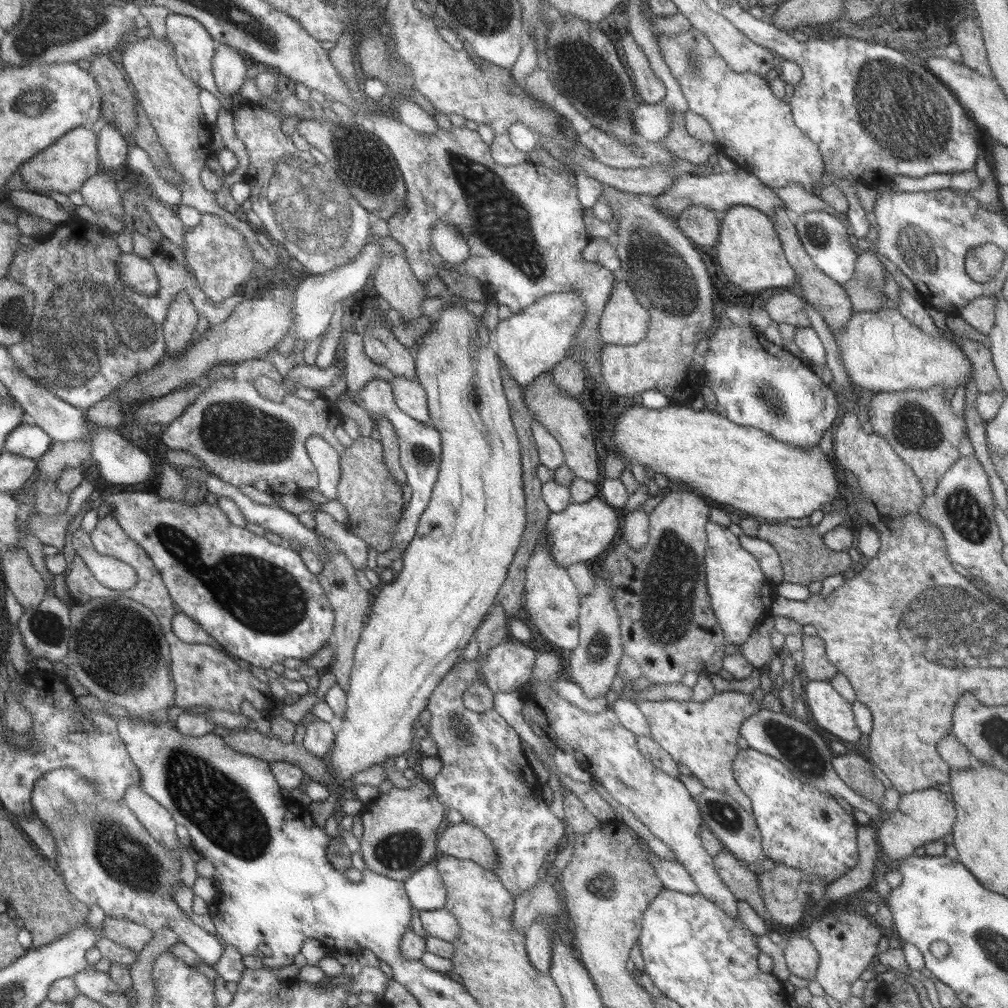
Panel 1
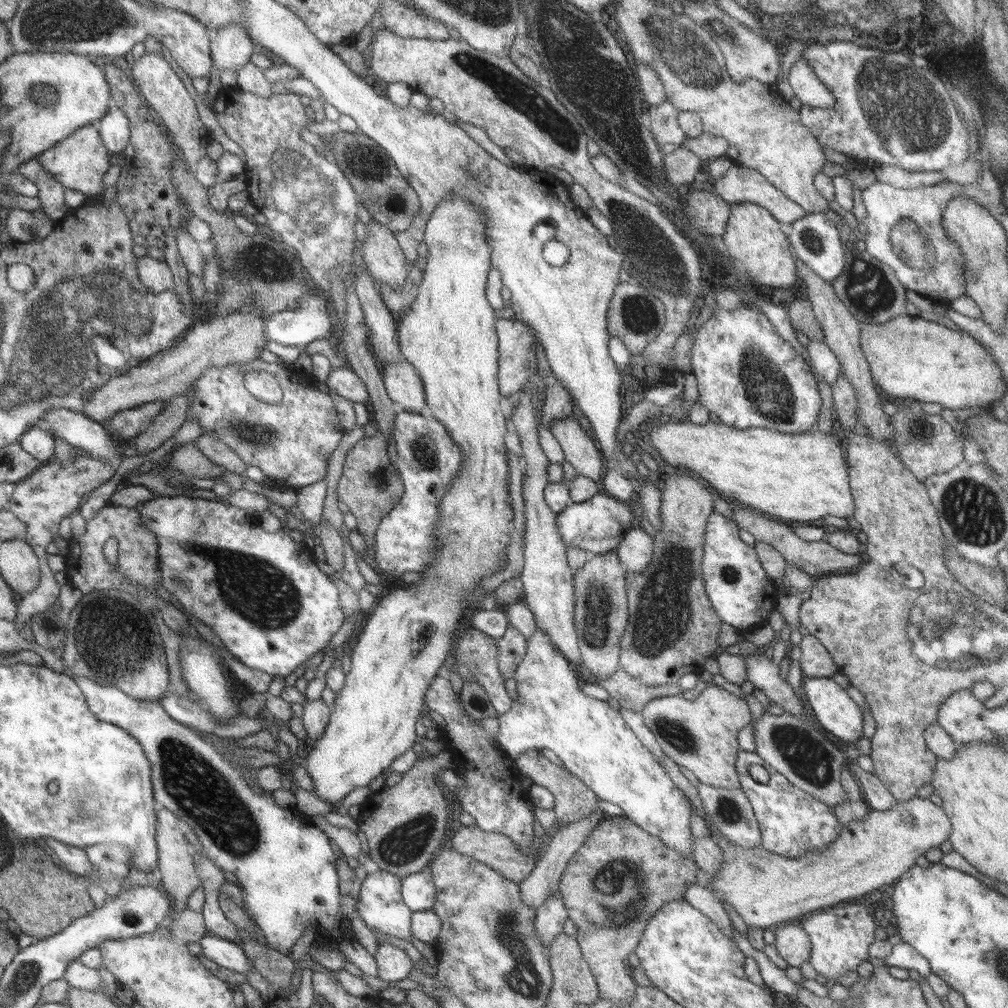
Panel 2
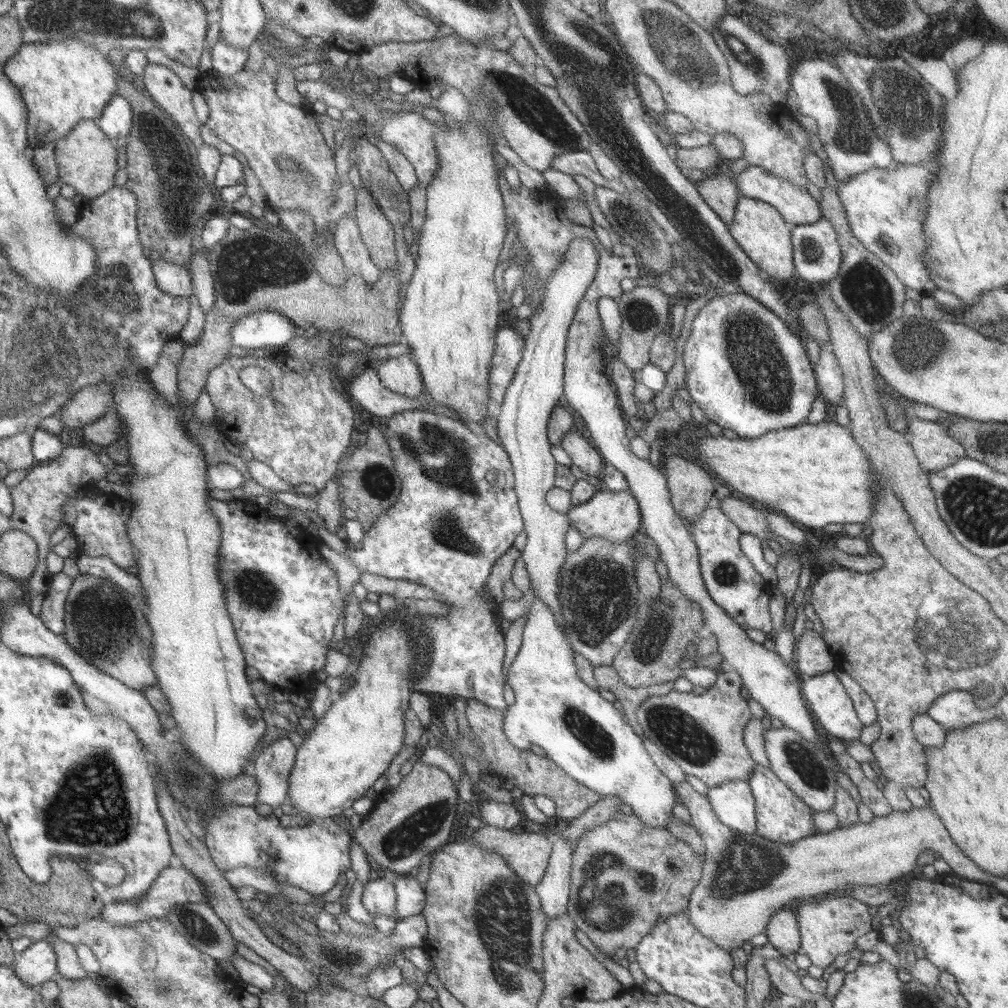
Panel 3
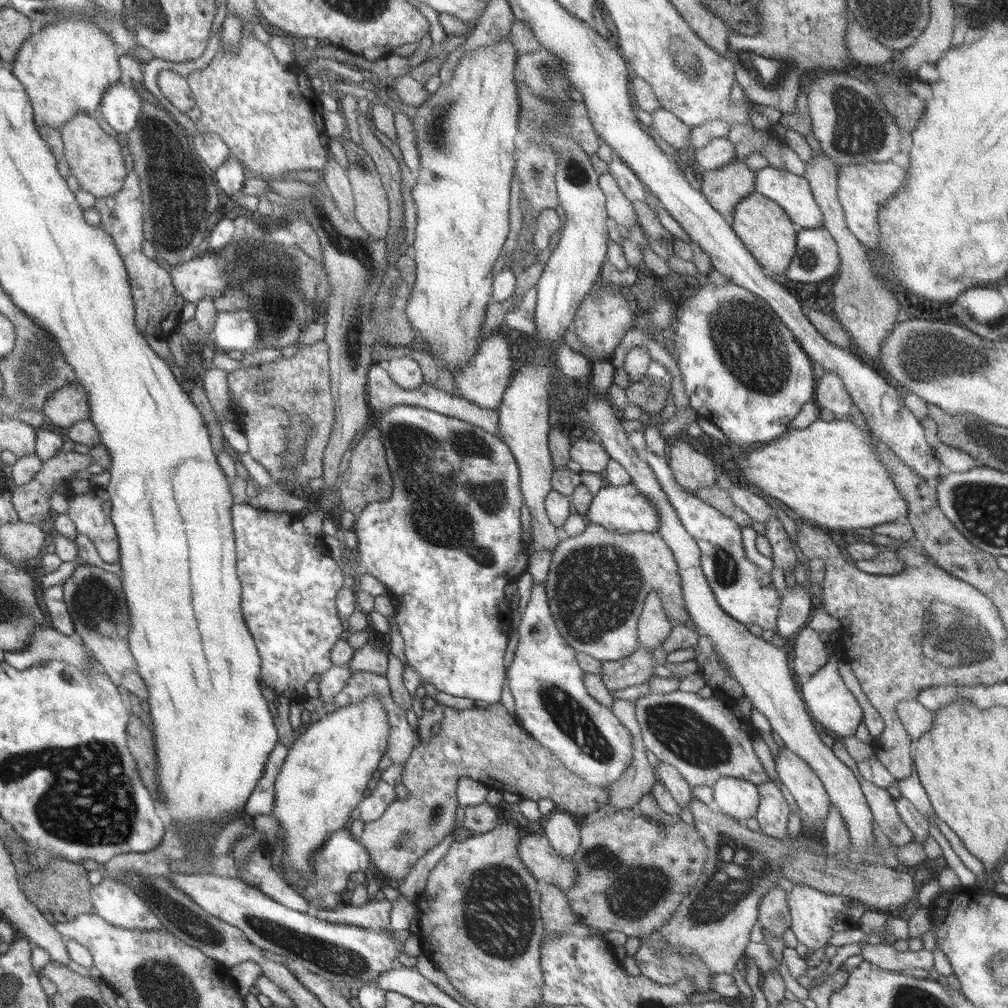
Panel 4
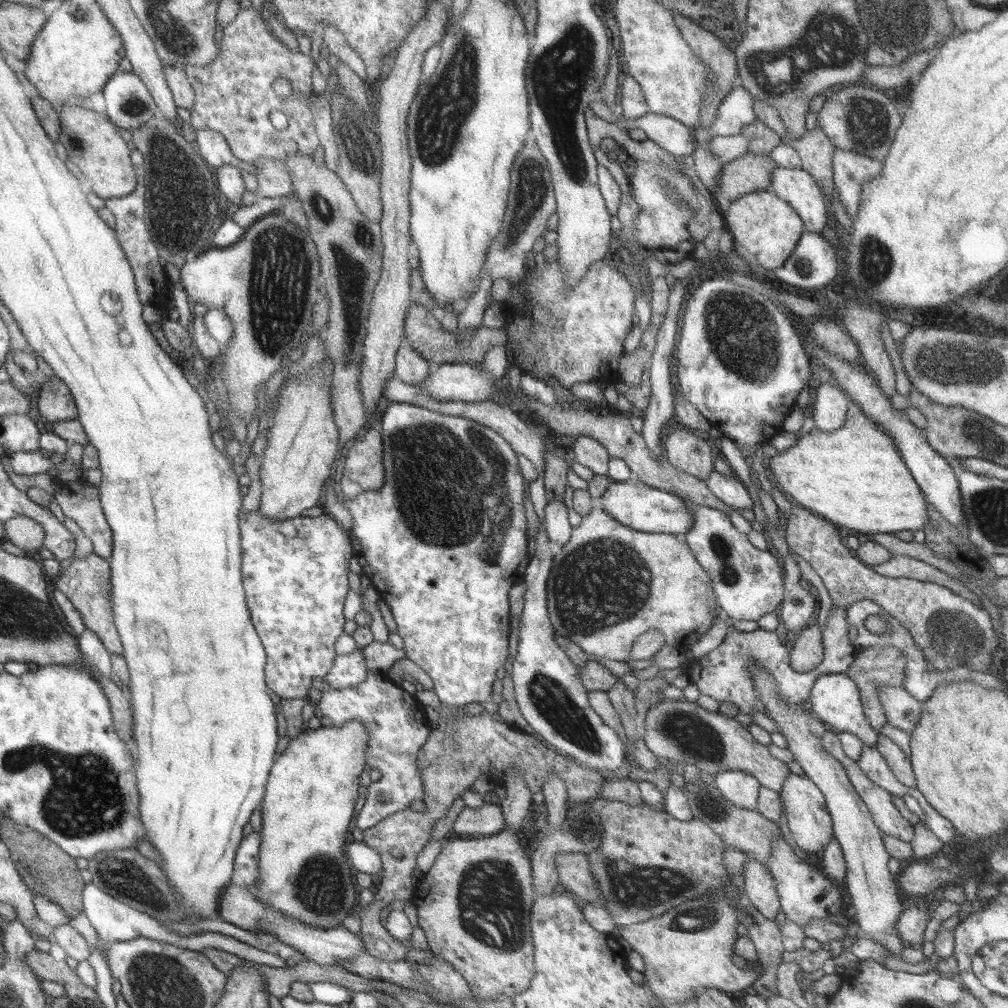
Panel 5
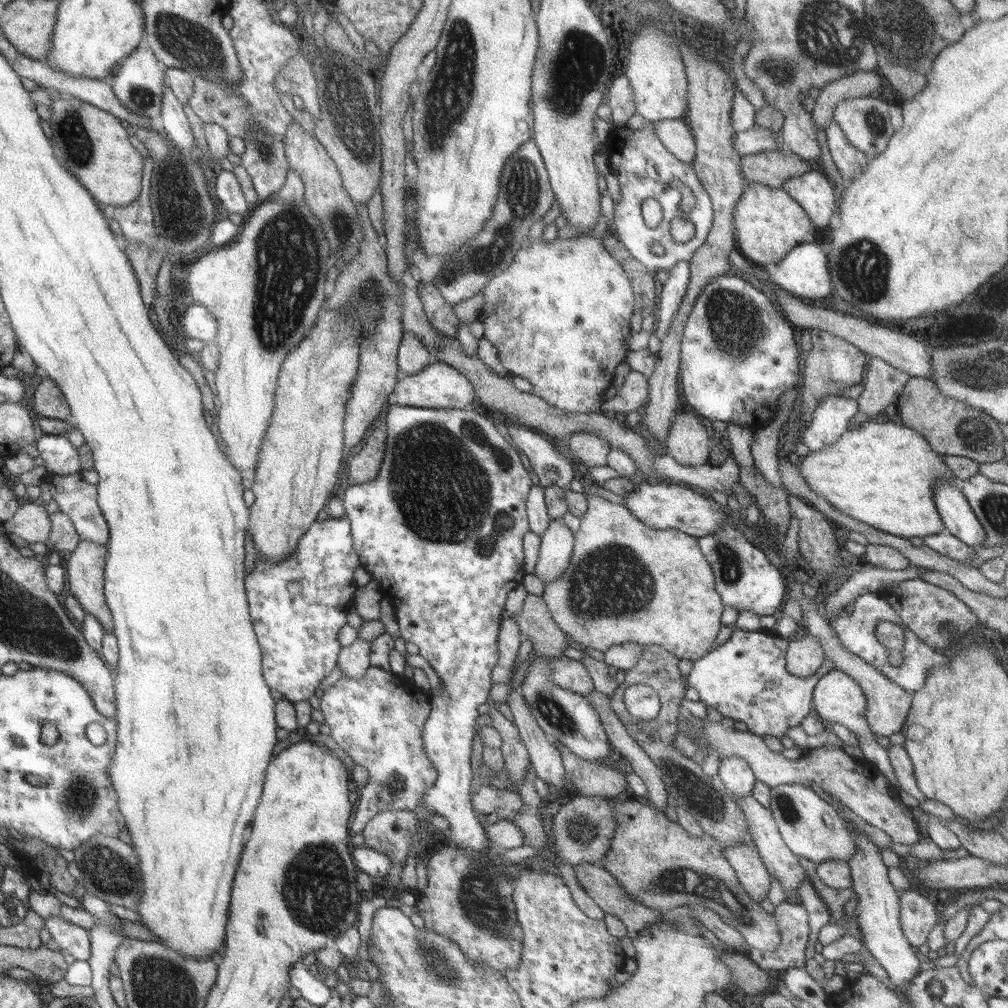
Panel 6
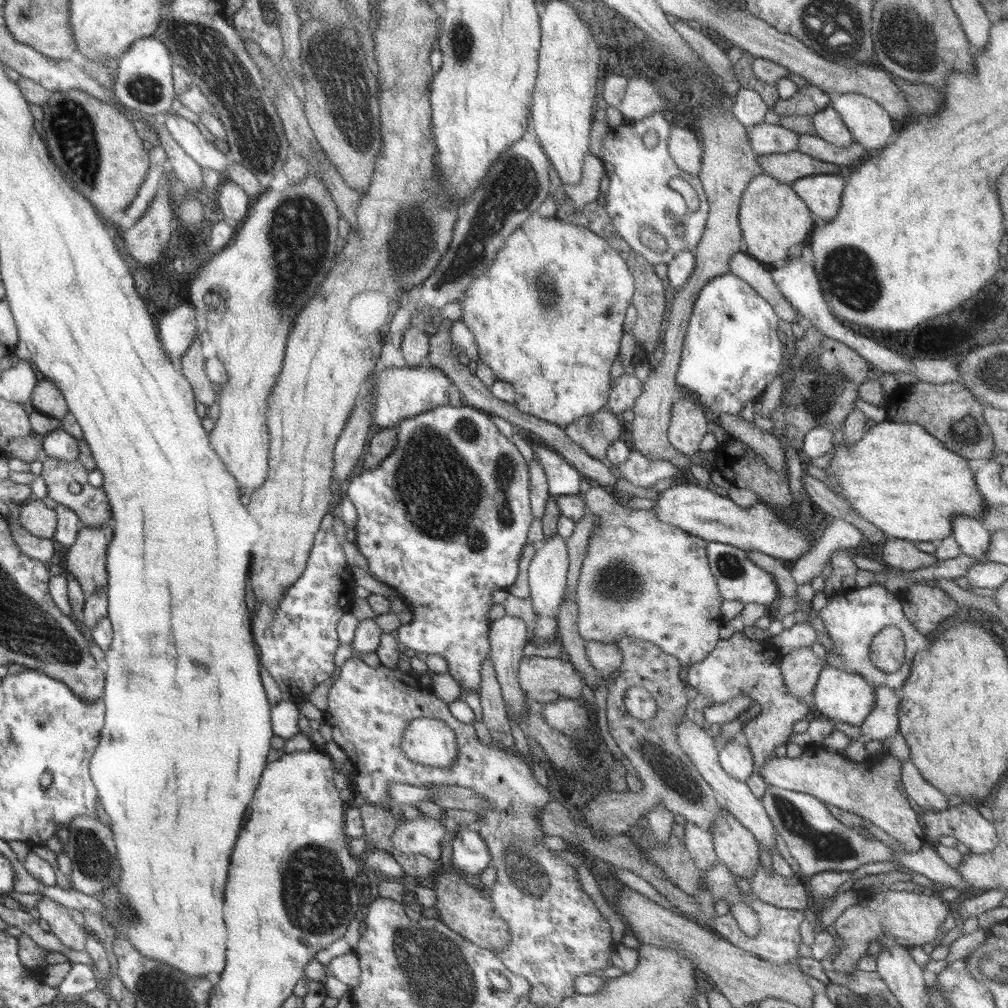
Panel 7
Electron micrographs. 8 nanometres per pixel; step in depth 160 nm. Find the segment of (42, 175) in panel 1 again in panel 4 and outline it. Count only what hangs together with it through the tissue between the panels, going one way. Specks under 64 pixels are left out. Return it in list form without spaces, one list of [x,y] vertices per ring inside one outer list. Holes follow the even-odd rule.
[[[82,113],[58,129],[64,144],[65,169],[76,177],[80,189],[90,192],[96,199],[112,196],[121,190],[126,176],[122,146],[102,130],[94,116]]]

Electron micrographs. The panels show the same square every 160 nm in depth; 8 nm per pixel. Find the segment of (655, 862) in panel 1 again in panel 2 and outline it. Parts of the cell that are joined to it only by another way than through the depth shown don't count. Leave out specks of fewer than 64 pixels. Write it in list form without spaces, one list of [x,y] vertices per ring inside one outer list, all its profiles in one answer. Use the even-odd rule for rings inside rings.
[[[692,883],[684,891],[683,898],[686,899],[694,908],[697,908],[709,916],[721,929],[723,933],[733,940],[733,927],[726,909],[723,904],[706,887],[698,883]]]

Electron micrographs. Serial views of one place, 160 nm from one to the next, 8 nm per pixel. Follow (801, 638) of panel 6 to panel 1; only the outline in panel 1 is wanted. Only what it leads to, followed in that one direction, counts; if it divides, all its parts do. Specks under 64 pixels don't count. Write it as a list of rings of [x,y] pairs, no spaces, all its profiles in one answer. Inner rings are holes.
[[[803,634],[802,652],[804,652],[804,659],[801,665],[810,680],[830,681],[836,676],[837,668],[828,660],[825,642],[818,636]]]

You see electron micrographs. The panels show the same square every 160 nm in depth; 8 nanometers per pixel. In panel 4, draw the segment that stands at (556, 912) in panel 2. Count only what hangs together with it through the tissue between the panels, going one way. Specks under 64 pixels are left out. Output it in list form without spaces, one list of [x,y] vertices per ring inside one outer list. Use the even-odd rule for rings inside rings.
[[[557,808],[544,822],[544,836],[552,842],[553,847],[566,860],[573,858],[579,850],[580,822],[572,815]]]

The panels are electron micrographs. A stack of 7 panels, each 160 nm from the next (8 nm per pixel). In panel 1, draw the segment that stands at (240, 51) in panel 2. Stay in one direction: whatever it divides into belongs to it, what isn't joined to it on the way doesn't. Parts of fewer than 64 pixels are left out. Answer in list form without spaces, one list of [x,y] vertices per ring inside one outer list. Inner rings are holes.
[[[216,43],[217,54],[213,60],[218,91],[224,97],[232,97],[240,91],[247,78],[249,59],[239,50],[227,44]]]

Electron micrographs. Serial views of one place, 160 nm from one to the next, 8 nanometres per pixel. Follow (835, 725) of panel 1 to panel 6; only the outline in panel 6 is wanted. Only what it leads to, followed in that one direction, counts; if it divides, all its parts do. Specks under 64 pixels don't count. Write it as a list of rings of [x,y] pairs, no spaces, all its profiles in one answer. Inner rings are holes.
[[[829,670],[817,681],[812,700],[814,712],[816,712],[822,720],[842,724],[842,726],[854,732],[855,736],[858,738],[859,747],[862,749],[863,755],[865,756],[864,762],[876,768],[896,786],[896,775],[894,774],[887,748],[882,747],[878,743],[877,734],[874,734],[869,727],[865,717],[867,706],[866,696],[857,682],[841,670]]]

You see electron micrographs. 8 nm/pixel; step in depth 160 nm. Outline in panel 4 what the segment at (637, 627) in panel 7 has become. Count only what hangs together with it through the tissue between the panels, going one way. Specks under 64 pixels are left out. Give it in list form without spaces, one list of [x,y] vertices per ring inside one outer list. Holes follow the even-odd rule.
[[[587,523],[586,530],[570,538],[561,537],[560,544],[552,553],[552,564],[545,581],[549,607],[556,618],[561,636],[582,652],[599,661],[613,661],[630,656],[638,646],[637,624],[642,614],[646,594],[658,590],[666,618],[673,626],[686,626],[690,616],[684,606],[682,585],[678,575],[678,563],[662,537],[649,532],[610,532],[599,524]]]

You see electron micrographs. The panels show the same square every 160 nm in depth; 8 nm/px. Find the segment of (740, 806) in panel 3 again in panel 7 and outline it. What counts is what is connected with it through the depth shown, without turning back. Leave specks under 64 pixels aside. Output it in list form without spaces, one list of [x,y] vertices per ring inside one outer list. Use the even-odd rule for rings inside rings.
[[[743,738],[727,742],[718,753],[720,766],[732,777],[746,783],[756,772],[751,748]]]

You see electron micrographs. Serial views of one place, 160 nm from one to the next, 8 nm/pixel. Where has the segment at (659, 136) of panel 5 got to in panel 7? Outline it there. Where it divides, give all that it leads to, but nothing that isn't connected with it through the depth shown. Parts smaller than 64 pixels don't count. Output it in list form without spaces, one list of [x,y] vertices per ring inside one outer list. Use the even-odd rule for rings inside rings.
[[[673,125],[668,136],[668,151],[682,170],[697,175],[701,167],[702,145],[691,128]]]

